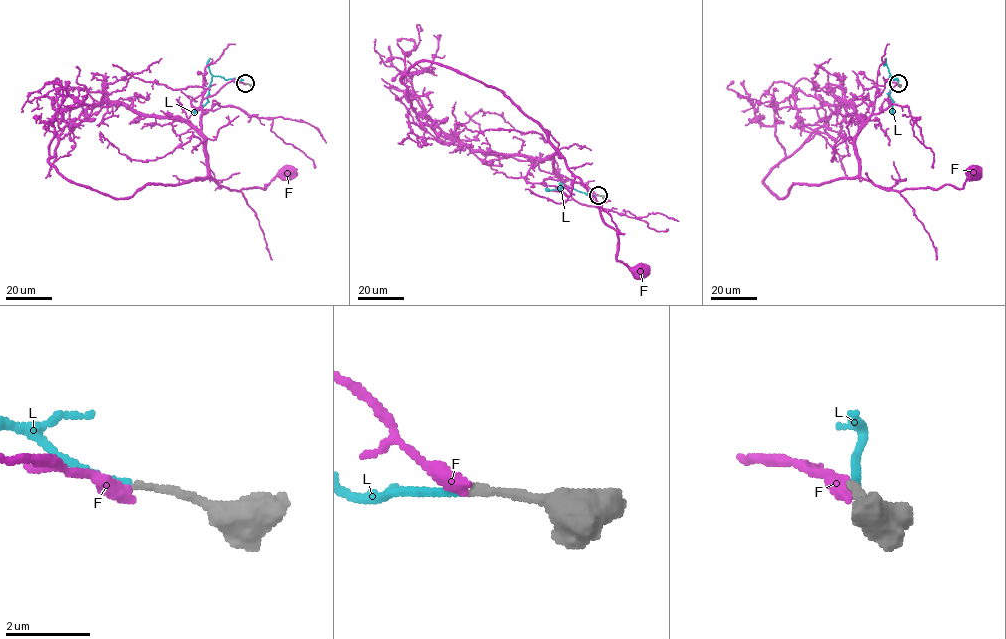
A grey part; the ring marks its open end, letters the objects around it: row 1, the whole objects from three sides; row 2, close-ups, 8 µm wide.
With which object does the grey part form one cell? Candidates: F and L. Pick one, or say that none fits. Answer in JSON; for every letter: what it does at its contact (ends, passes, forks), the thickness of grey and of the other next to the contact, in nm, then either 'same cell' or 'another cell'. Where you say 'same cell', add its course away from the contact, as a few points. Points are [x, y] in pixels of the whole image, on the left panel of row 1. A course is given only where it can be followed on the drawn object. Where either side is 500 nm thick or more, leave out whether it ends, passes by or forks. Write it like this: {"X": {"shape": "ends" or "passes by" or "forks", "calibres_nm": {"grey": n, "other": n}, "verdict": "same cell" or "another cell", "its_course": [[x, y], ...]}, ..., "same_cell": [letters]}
{"F": {"shape": "ends", "calibres_nm": {"grey": 180, "other": 400}, "verdict": "another cell"}, "L": {"shape": "ends", "calibres_nm": {"grey": 180, "other": 160}, "verdict": "same cell", "its_course": [[245, 83], [213, 76], [207, 102], [192, 112]]}, "same_cell": ["L"]}

